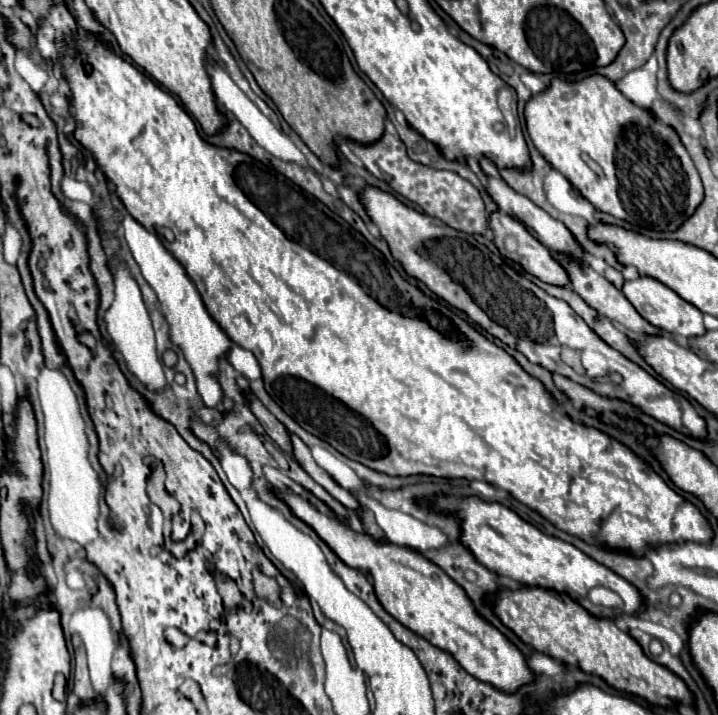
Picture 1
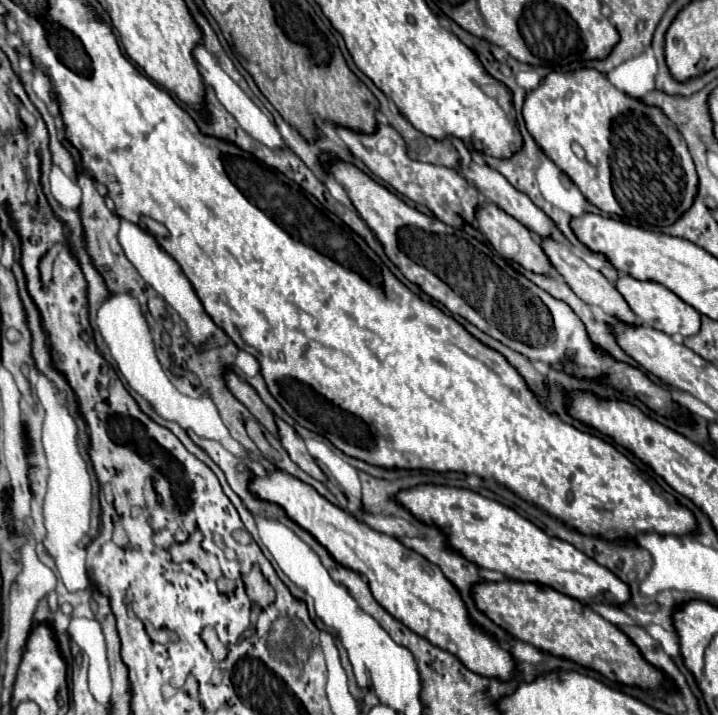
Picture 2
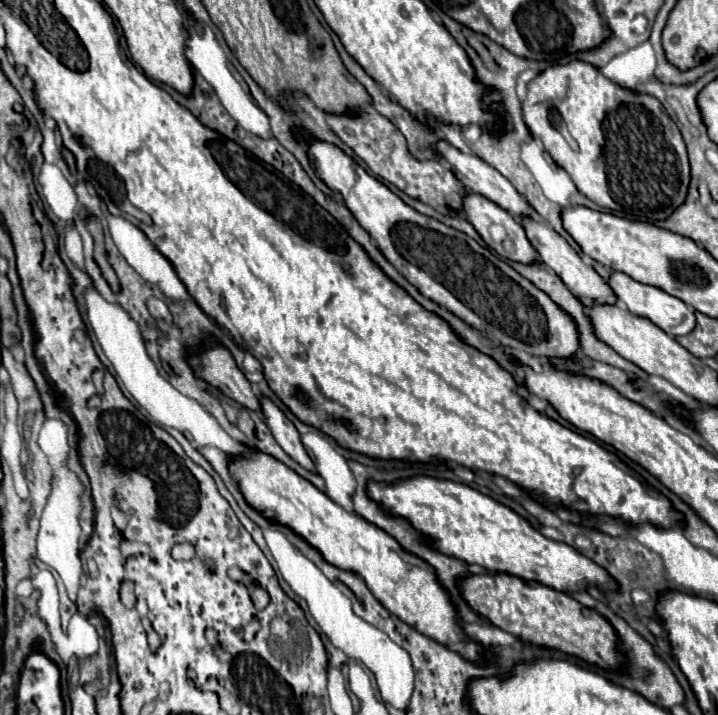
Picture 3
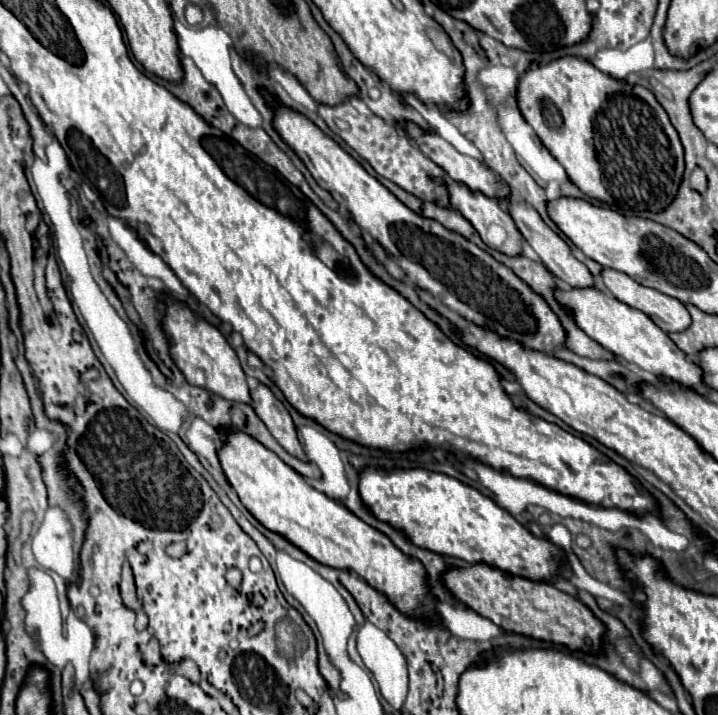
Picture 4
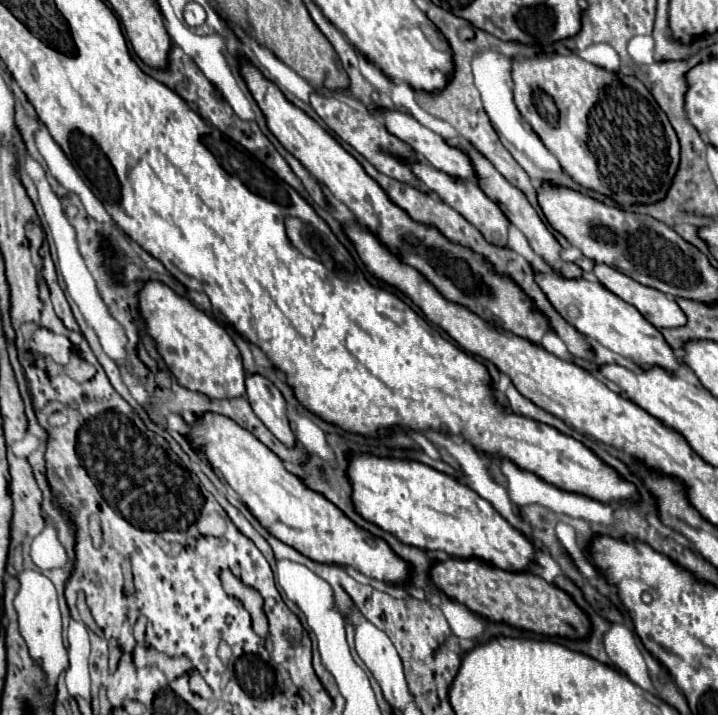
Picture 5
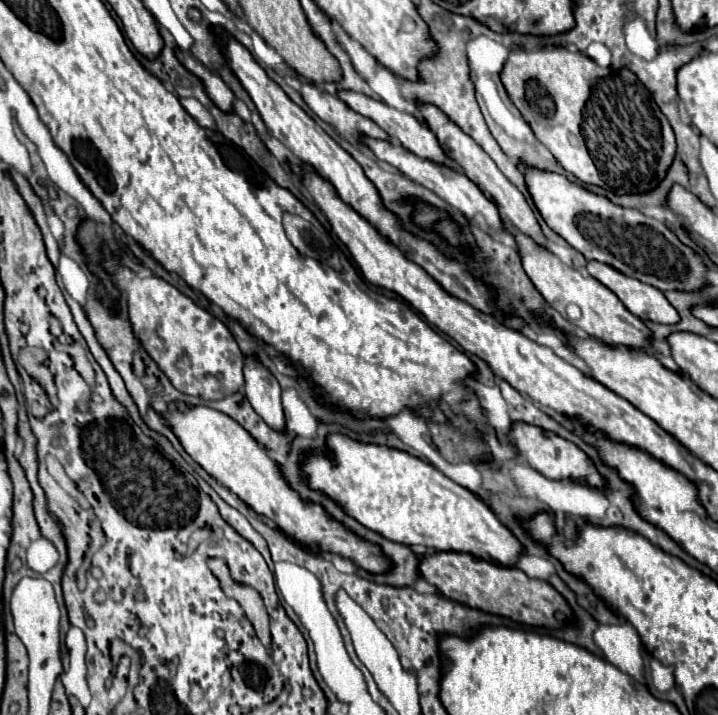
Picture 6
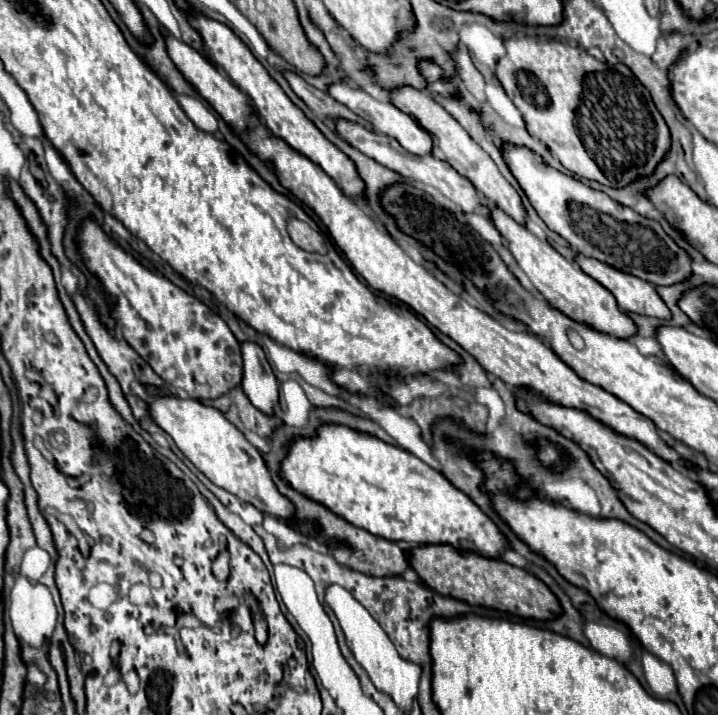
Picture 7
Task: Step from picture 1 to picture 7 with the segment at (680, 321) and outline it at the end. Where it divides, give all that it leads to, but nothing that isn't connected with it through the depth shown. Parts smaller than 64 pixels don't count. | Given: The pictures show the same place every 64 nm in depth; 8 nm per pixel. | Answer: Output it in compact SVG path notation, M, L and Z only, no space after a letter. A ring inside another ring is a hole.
M576 254L574 262L584 270L590 278L600 282L618 302L618 306L626 312L634 314L646 314L646 316L656 316L656 318L670 318L670 310L662 302L662 298L656 294L652 284L628 276L626 272L620 272L612 268L610 264L604 264L596 258L586 258L582 254Z

